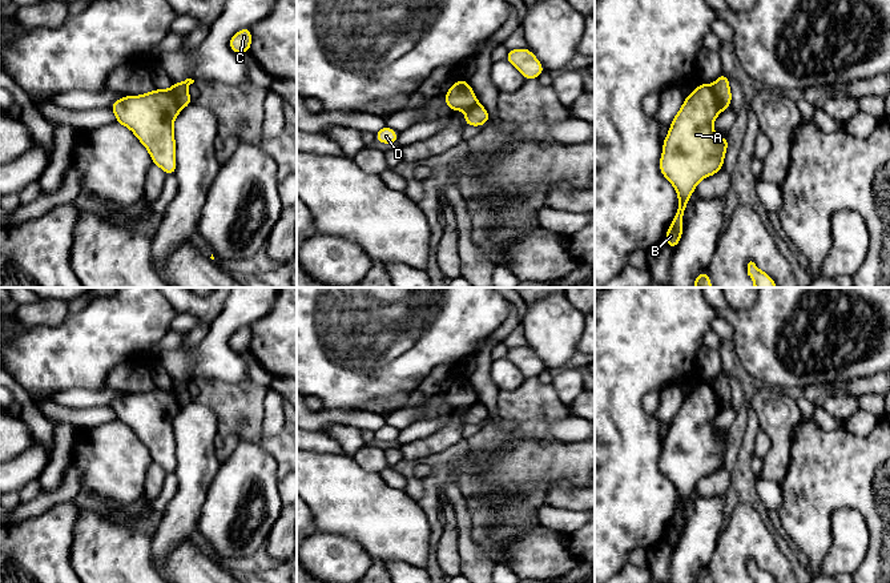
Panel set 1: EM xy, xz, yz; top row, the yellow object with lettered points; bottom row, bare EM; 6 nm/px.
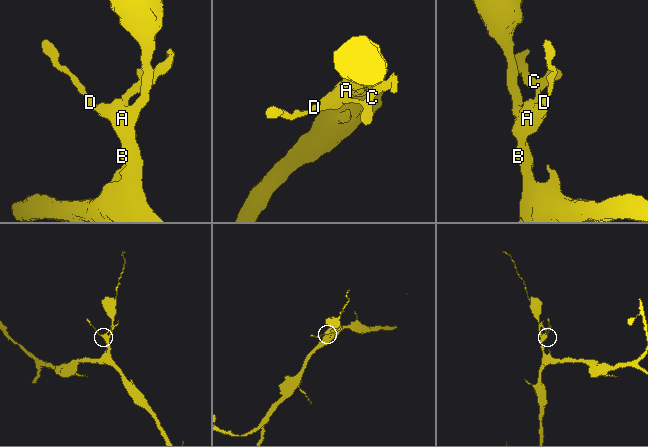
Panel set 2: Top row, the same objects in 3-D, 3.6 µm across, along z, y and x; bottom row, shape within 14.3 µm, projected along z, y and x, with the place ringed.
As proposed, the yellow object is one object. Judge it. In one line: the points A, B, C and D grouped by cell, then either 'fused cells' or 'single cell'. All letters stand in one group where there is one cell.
groups A B D / C; fused cells

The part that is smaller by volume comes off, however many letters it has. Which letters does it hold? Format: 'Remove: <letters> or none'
Remove: C

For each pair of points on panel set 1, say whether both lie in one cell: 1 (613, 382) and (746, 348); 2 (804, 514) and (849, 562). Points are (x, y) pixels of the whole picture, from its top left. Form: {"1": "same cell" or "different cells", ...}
{"1": "different cells", "2": "different cells"}

